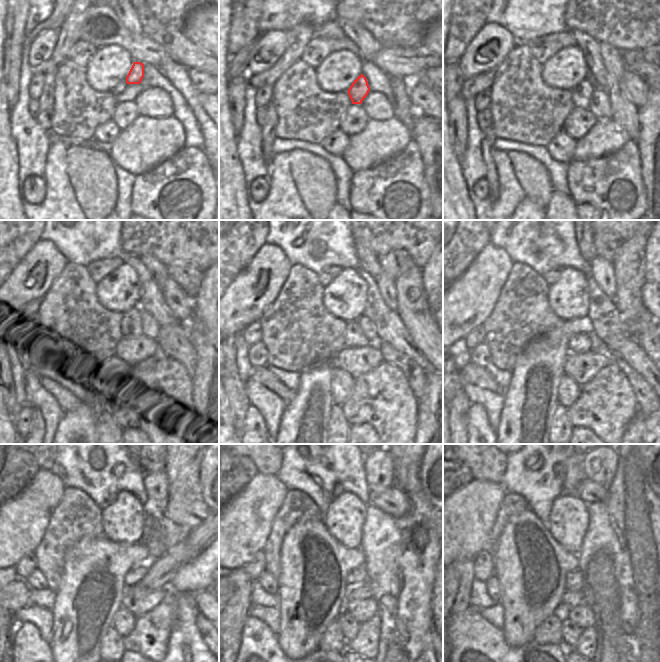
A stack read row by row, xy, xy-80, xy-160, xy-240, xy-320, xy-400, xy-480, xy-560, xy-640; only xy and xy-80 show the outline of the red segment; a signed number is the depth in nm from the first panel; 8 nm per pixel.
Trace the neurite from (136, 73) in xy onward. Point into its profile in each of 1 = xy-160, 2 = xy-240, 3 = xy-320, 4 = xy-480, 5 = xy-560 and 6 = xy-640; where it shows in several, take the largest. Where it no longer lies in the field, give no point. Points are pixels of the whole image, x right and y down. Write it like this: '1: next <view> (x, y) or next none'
1: next xy-160 (581, 93)
2: next xy-240 (131, 325)
3: next xy-320 (354, 337)
4: next xy-480 (133, 577)
5: next xy-560 (358, 575)
6: next xy-640 (574, 578)

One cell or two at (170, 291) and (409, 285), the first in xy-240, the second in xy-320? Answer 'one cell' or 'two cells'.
two cells

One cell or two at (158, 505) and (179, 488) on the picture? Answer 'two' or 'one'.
two

